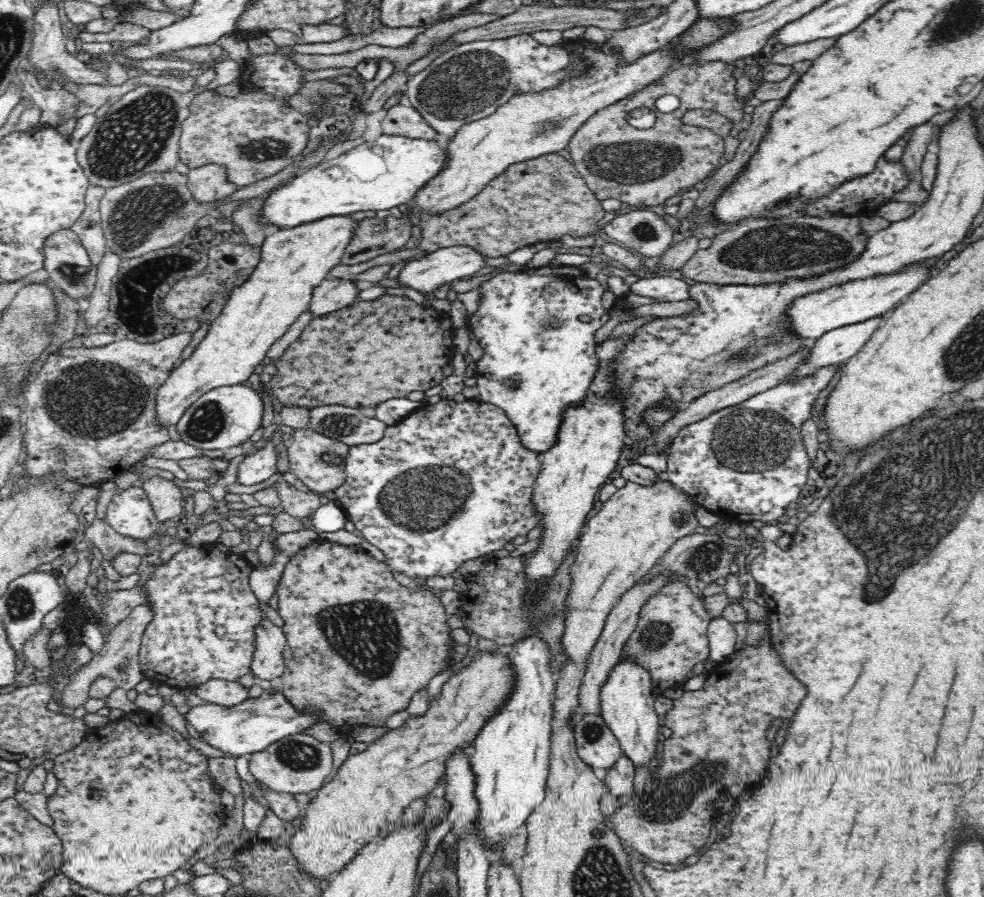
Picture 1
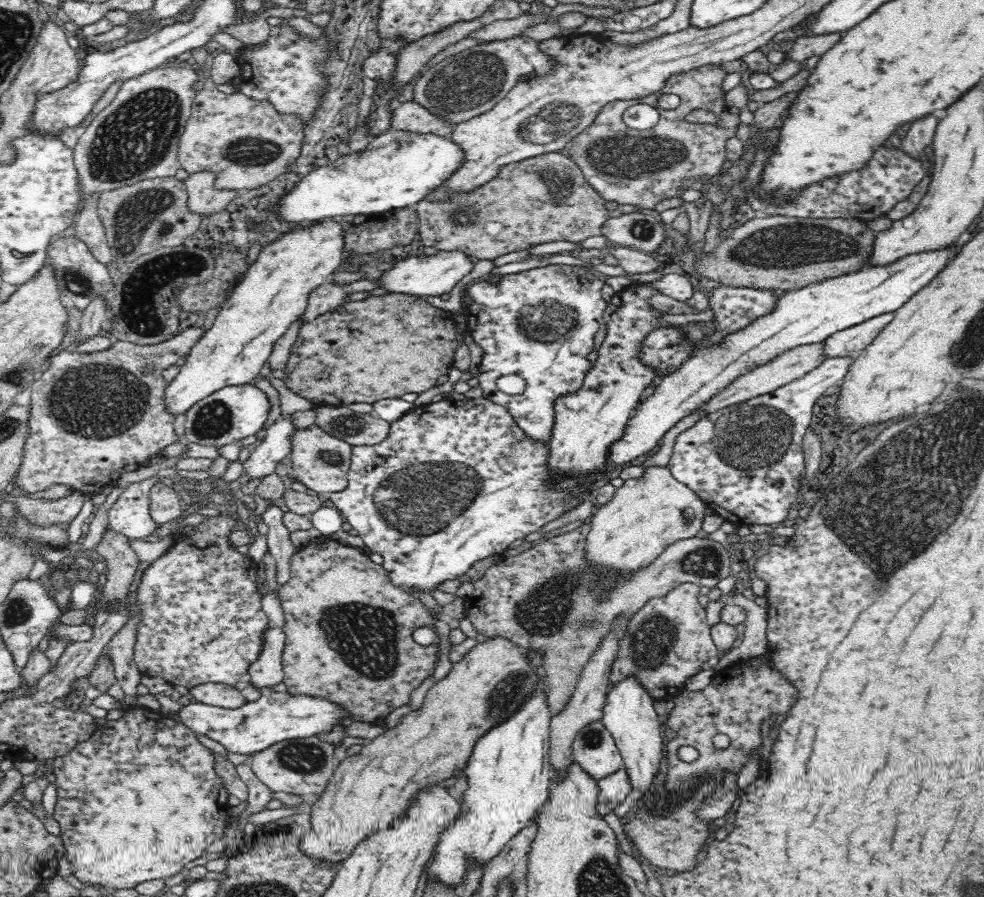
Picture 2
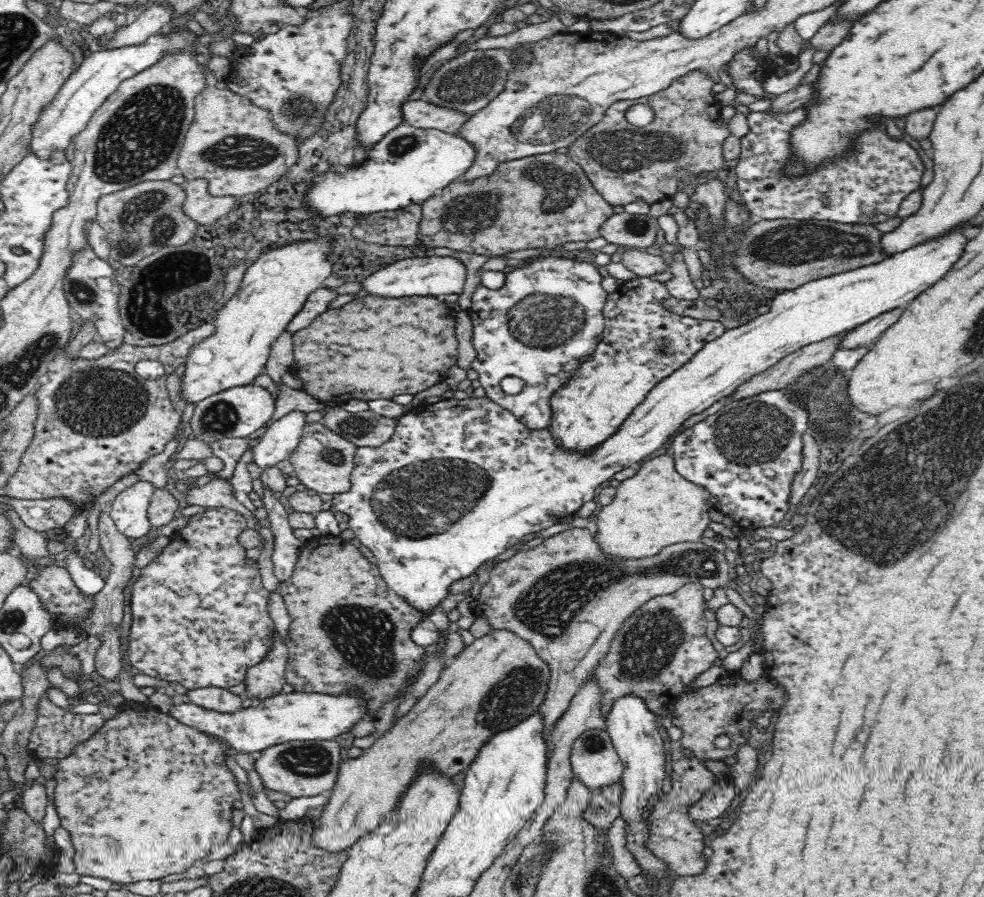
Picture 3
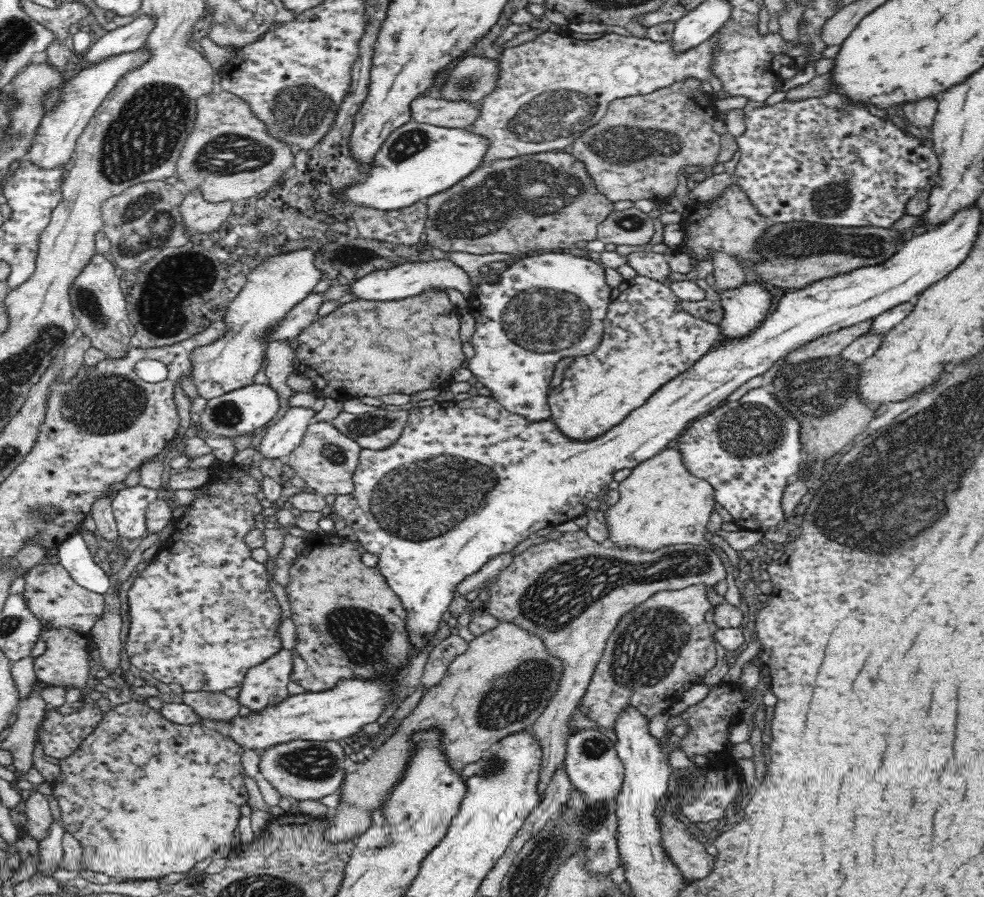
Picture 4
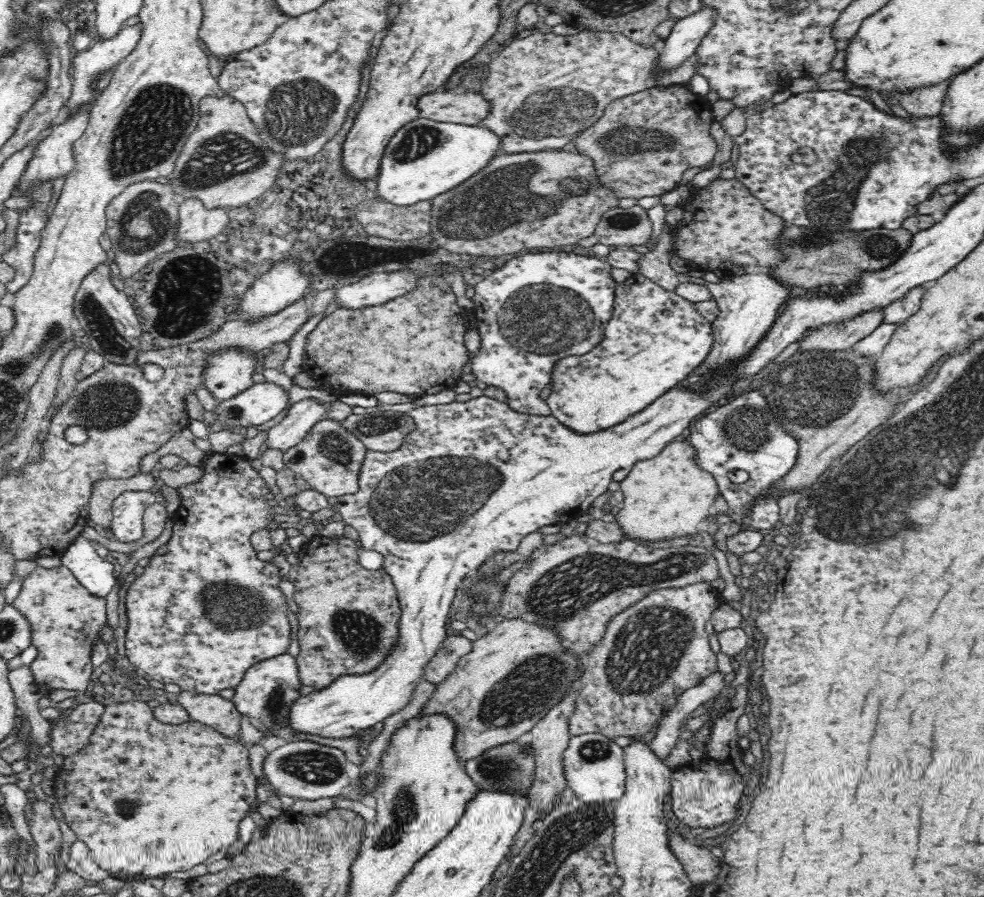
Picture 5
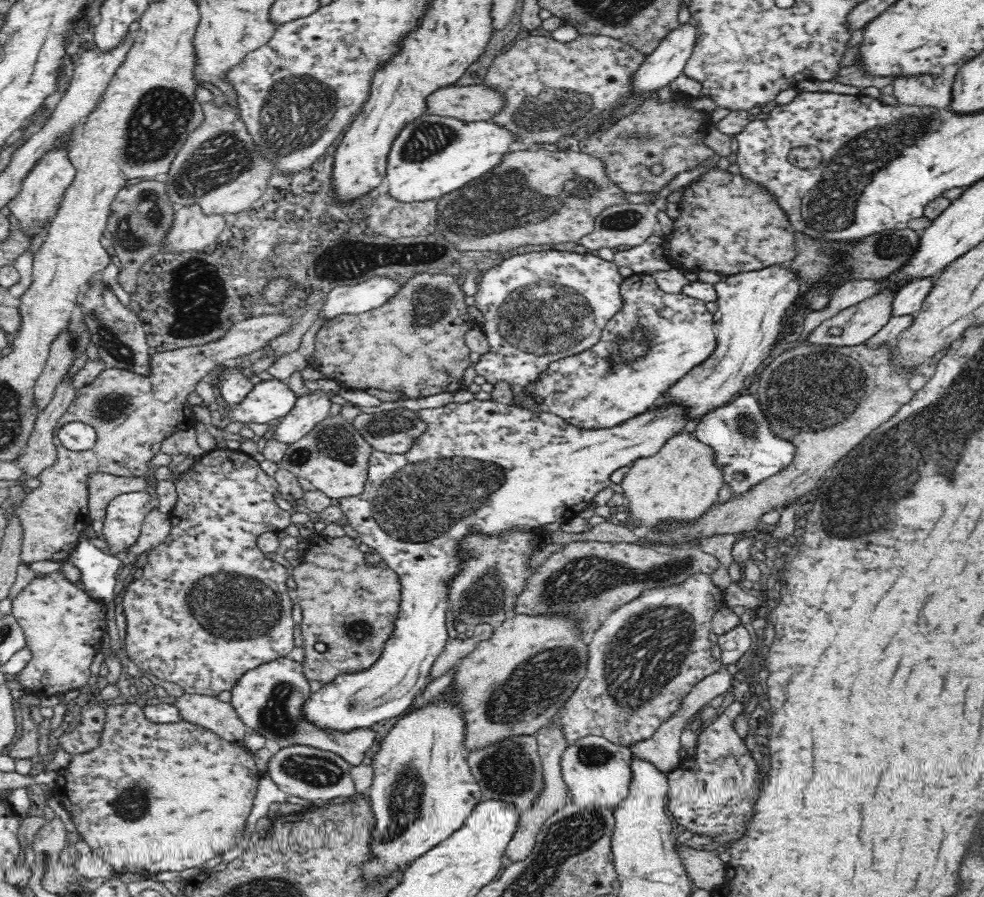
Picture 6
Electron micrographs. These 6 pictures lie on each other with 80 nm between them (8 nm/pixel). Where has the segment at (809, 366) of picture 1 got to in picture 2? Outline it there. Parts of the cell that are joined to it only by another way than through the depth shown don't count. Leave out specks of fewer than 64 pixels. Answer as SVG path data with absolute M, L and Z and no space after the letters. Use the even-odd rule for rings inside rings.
M892 313L880 314L880 316L862 322L862 324L834 332L832 336L828 336L822 342L824 360L856 356L880 334L880 331L890 320L892 320Z

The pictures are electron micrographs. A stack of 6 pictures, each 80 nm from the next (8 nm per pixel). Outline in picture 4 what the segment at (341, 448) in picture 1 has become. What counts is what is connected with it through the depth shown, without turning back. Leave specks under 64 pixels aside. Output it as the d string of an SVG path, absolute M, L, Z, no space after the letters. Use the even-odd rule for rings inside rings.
M311 422L306 429L300 446L297 446L285 459L300 477L321 496L344 495L353 492L353 473L359 464L361 446L342 434L330 422Z

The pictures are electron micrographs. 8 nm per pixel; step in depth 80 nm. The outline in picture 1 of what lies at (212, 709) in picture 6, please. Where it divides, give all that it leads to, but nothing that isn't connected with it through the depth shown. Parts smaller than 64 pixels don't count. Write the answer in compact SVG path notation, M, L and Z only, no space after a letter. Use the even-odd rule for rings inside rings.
M216 678L194 687L192 692L206 702L222 706L234 706L244 702L249 697L248 689L238 681Z

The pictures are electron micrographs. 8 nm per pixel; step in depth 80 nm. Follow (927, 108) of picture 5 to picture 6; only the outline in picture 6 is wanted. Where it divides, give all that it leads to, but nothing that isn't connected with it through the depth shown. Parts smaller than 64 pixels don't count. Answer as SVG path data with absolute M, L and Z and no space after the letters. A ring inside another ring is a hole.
M956 64L946 68L942 75L934 77L918 75L894 79L893 95L900 105L946 109L950 103L950 92L957 70Z

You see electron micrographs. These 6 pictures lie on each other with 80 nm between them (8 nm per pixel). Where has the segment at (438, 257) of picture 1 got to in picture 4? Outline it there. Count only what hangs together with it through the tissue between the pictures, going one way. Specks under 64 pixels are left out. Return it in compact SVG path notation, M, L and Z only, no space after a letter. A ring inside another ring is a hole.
M448 258L426 261L422 263L408 262L395 268L378 270L367 274L352 285L351 292L356 294L357 298L376 301L400 300L432 289L446 292L457 290L462 293L464 298L468 299L472 296L472 285L470 285L469 276L462 267L454 264Z

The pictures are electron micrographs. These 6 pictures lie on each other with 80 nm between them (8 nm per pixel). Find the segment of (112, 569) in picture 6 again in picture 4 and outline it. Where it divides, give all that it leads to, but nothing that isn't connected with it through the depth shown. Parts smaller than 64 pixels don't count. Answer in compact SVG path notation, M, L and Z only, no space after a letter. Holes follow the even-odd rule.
M82 536L69 537L57 548L59 550L59 563L70 573L76 583L90 592L105 594L104 592L110 588L110 580L98 563L94 563L92 552L88 551Z

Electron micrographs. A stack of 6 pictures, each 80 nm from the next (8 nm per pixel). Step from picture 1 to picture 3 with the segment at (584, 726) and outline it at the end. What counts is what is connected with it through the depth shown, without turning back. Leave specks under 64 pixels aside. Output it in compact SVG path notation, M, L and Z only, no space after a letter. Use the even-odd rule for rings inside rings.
M590 728L573 744L571 755L573 774L590 790L618 782L623 775L623 762L606 730Z

